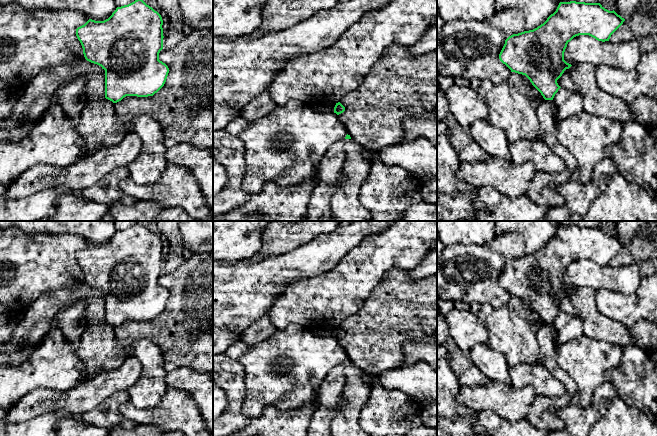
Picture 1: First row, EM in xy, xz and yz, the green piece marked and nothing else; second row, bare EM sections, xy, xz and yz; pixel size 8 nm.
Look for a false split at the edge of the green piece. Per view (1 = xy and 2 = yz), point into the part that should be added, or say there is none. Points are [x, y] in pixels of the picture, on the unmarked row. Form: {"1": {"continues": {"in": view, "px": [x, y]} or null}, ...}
{"1": {"continues": null}, "2": {"continues": null}}

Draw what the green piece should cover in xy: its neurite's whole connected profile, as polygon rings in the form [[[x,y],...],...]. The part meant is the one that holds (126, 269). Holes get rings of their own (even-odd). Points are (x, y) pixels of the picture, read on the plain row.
[[[142,223],[117,231],[104,245],[89,243],[76,253],[87,285],[105,294],[105,322],[117,327],[126,320],[148,321],[165,308],[169,292],[159,284],[163,273],[161,239]]]

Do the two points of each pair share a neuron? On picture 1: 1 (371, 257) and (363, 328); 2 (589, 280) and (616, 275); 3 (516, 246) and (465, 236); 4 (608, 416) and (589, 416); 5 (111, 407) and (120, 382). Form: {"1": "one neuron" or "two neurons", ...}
{"1": "two neurons", "2": "one neuron", "3": "two neurons", "4": "two neurons", "5": "two neurons"}

